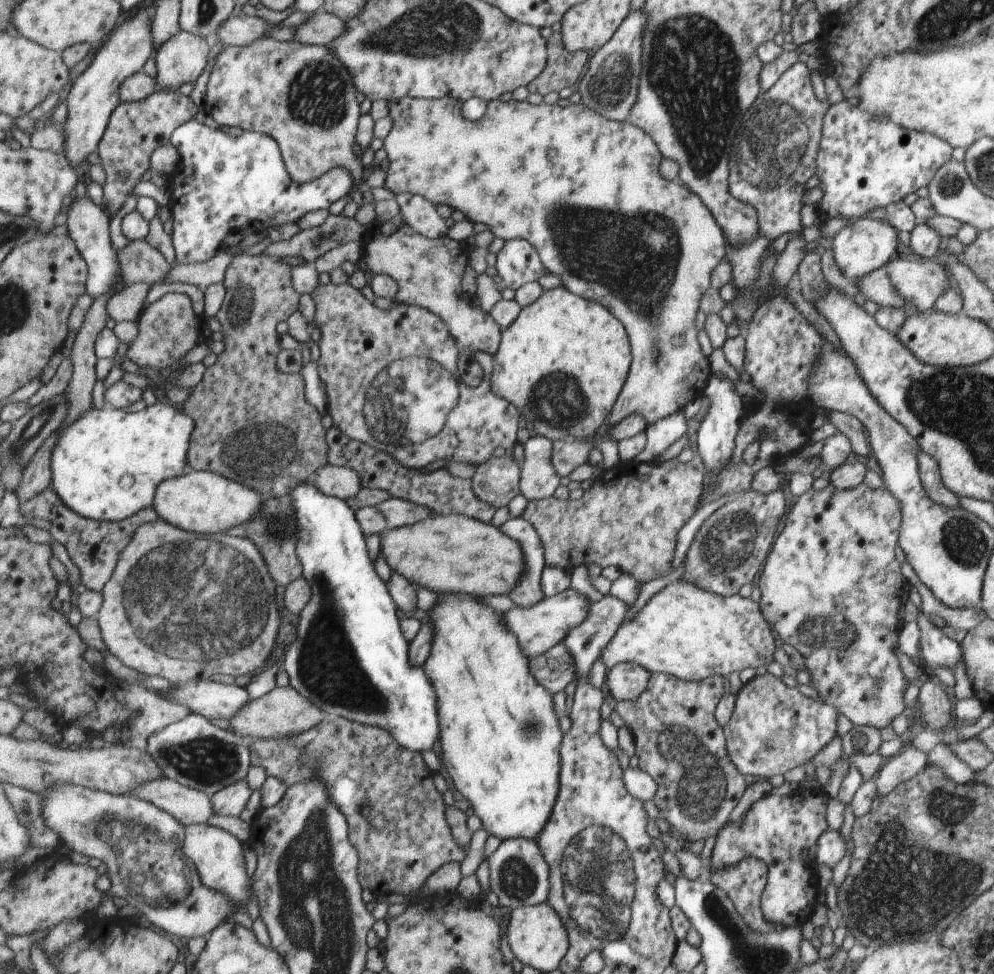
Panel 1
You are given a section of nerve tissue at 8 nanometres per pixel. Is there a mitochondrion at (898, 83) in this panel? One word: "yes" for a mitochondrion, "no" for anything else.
no

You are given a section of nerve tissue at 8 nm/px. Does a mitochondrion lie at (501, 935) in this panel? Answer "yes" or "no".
no

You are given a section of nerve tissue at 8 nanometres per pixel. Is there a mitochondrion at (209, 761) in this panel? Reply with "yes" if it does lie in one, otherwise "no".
yes

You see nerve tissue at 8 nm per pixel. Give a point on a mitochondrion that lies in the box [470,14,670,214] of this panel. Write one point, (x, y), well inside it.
(608, 87)

